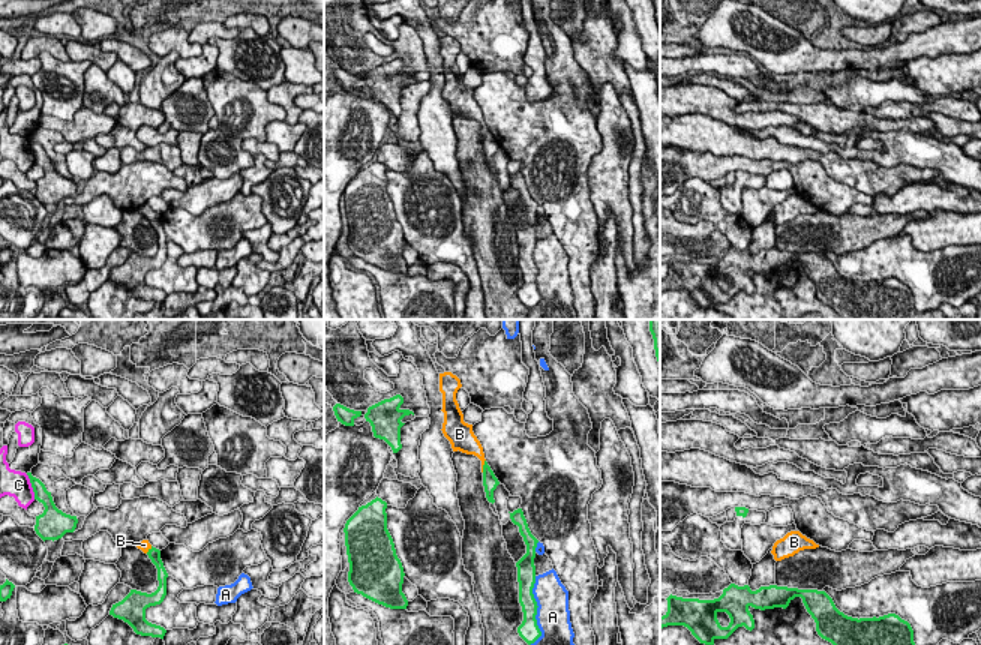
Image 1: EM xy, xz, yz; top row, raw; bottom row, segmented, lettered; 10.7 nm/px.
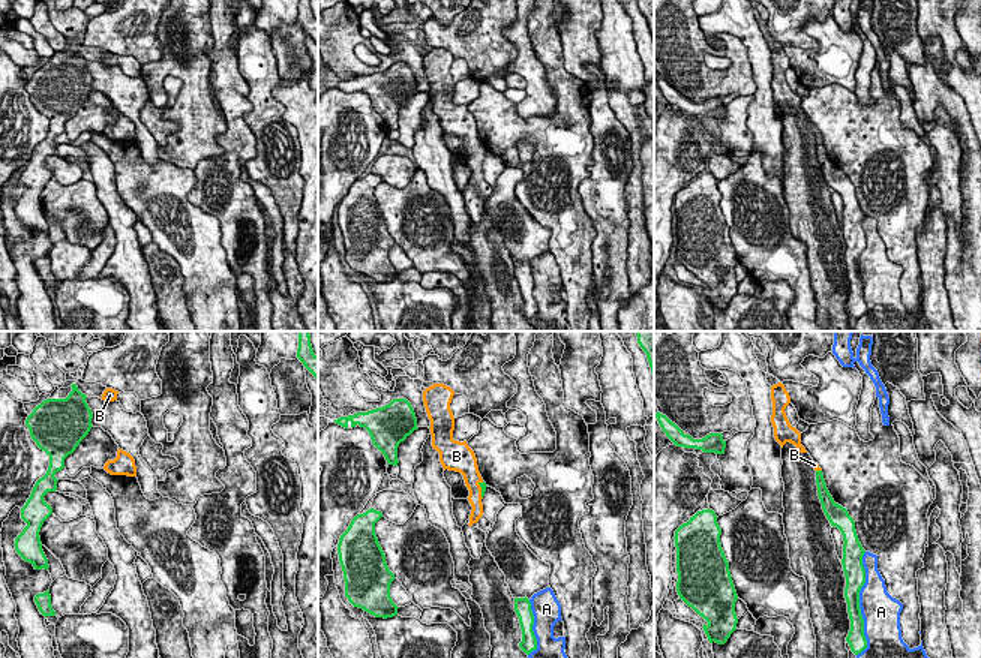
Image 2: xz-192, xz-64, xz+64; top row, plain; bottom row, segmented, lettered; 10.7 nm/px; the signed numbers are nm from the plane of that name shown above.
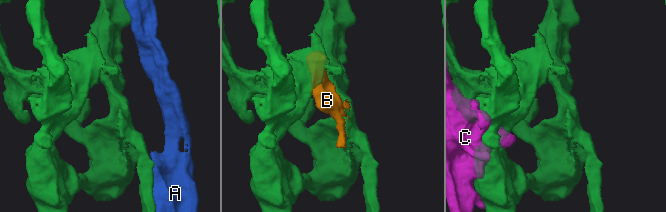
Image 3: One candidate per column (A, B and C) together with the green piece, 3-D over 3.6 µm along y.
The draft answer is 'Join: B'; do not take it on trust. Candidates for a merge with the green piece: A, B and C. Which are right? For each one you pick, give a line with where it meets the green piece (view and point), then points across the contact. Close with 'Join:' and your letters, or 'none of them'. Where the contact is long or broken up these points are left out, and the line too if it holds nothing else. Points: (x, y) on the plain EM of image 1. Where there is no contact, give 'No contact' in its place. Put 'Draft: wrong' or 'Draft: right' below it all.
B: Touches green at xz (483, 129)
Join: B
Draft: right

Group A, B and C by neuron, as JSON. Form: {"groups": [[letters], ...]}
{"groups": [["A"], ["B"], ["C"]]}

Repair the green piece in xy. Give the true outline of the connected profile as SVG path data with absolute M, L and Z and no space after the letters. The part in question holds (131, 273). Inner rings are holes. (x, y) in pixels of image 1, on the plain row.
M148 204L140 206L136 212L147 218L152 226L156 230L159 250L152 258L130 254L130 256L122 266L112 268L110 279L128 286L136 298L164 303L166 294L160 290L148 286L146 284L146 273L164 266L166 260L168 237L160 224L160 214L153 212Z

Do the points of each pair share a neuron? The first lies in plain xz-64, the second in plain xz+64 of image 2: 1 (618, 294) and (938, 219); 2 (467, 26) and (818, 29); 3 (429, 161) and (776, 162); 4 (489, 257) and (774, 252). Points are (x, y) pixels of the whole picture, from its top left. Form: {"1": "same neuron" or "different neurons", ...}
{"1": "different neurons", "2": "same neuron", "3": "same neuron", "4": "different neurons"}

